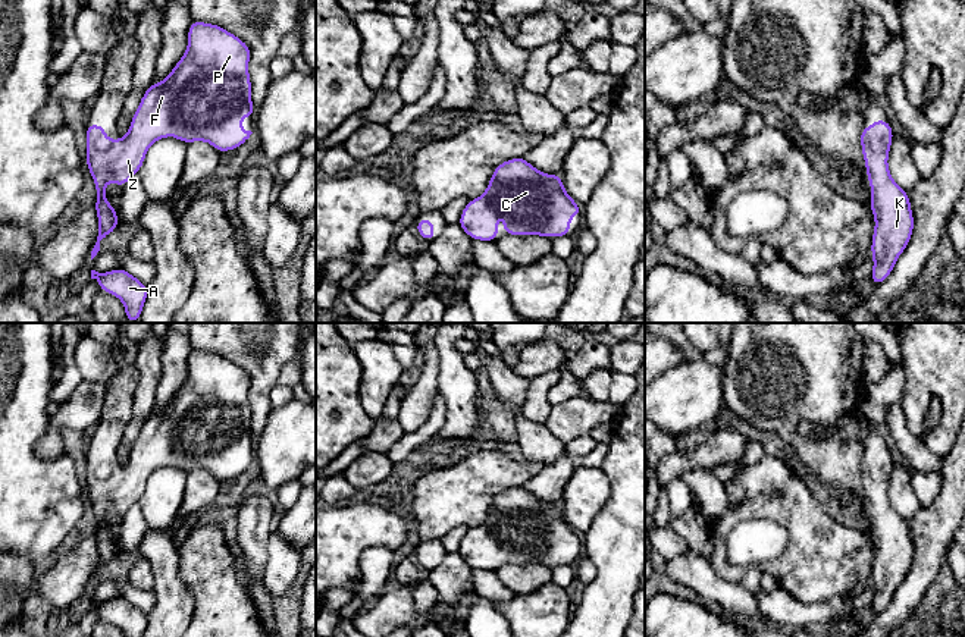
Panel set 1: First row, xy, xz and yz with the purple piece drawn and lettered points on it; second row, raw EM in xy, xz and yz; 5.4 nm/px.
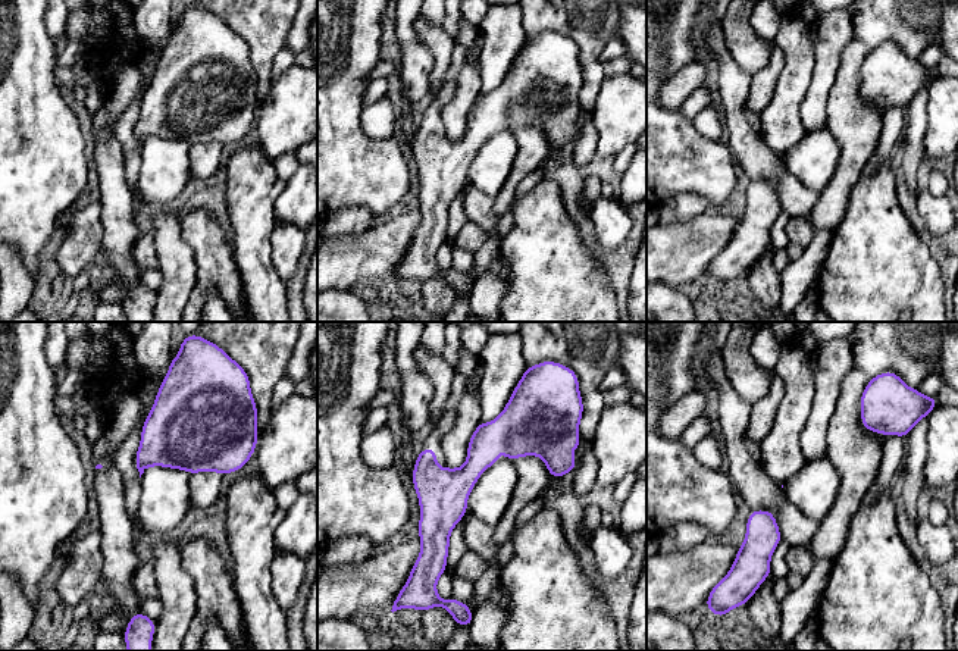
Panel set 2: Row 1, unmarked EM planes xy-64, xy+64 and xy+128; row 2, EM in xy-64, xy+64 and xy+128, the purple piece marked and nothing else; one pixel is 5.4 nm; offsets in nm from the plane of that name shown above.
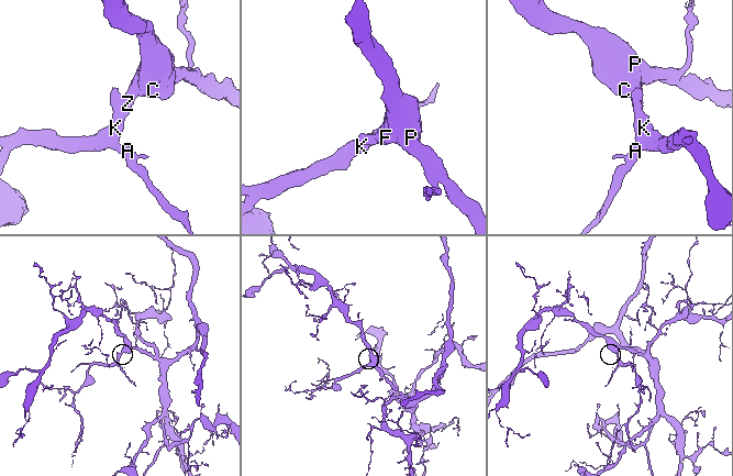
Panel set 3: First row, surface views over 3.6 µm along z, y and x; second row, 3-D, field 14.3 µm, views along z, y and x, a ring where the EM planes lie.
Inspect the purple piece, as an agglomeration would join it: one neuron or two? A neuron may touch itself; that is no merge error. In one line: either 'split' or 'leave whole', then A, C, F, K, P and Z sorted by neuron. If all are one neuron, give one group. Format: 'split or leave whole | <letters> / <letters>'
leave whole | A C F K P Z

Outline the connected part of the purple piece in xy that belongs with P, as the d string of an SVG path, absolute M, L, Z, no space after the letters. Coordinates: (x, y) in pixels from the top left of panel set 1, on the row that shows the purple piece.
M191 21L188 48L163 82L153 82L141 97L131 120L129 131L122 139L107 139L103 125L87 122L87 167L95 183L95 211L98 236L91 251L91 260L100 251L100 241L116 230L118 211L106 200L106 185L110 179L122 189L138 175L150 145L162 138L210 142L219 153L231 151L250 138L251 131L241 129L241 117L253 117L251 79L248 73L250 47L236 35L219 25Z

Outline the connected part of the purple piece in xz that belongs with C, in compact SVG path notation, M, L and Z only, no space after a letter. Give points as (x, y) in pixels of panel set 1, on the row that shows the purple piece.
M524 157L502 161L494 169L492 178L485 194L479 198L469 200L461 211L458 225L471 238L479 241L496 242L496 216L502 214L505 219L505 232L508 235L539 235L539 236L570 236L570 217L583 216L579 204L565 192L561 175L546 175L529 164Z

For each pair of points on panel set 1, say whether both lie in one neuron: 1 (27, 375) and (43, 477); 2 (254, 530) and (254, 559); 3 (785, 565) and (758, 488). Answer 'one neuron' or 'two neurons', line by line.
1: one neuron
2: one neuron
3: one neuron

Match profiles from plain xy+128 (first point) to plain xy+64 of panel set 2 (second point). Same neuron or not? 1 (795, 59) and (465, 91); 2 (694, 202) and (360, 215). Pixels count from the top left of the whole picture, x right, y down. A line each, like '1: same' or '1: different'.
1: same
2: same

